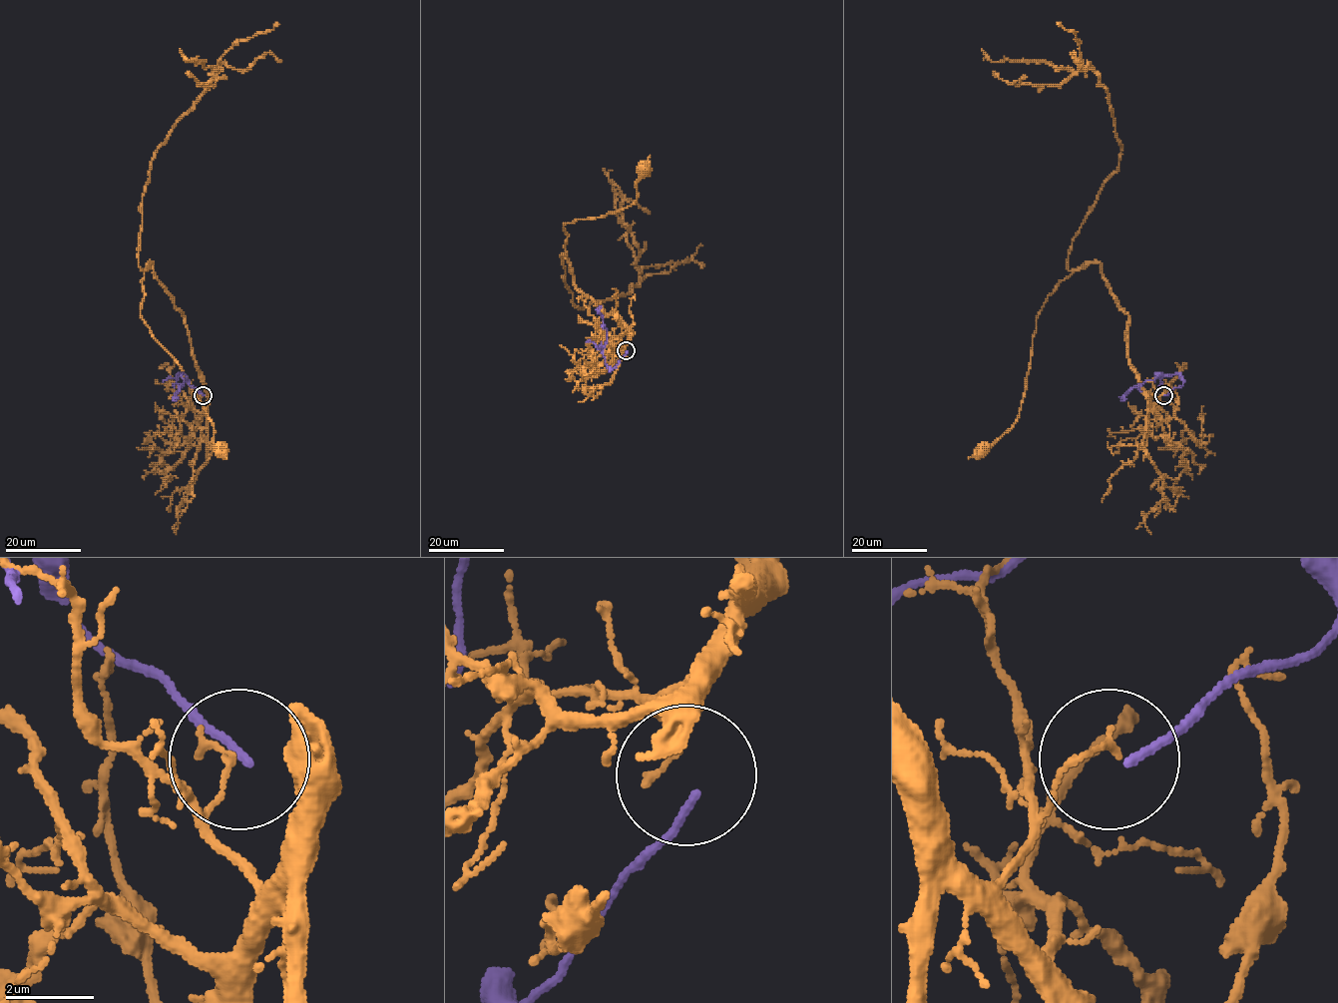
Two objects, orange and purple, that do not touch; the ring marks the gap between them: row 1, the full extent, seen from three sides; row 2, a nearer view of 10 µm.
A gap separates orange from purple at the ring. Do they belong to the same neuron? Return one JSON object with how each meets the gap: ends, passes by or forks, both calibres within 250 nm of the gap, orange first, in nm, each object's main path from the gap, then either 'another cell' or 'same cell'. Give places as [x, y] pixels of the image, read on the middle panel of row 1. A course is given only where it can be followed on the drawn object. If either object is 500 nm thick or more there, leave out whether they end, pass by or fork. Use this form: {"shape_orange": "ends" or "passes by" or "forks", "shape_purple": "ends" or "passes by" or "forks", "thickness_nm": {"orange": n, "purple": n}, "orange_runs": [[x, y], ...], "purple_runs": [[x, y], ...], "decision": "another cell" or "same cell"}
{"shape_orange": "ends", "shape_purple": "ends", "thickness_nm": {"orange": 190, "purple": 180}, "orange_runs": [[625, 348], [631, 333], [619, 316], [574, 284], [563, 226], [631, 206], [646, 171]], "purple_runs": [[626, 351], [613, 369], [606, 364], [603, 353], [606, 334], [604, 316], [598, 310], [601, 306]], "decision": "another cell"}

